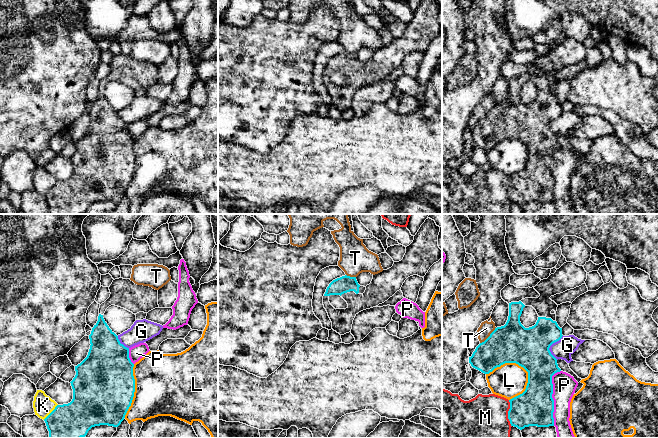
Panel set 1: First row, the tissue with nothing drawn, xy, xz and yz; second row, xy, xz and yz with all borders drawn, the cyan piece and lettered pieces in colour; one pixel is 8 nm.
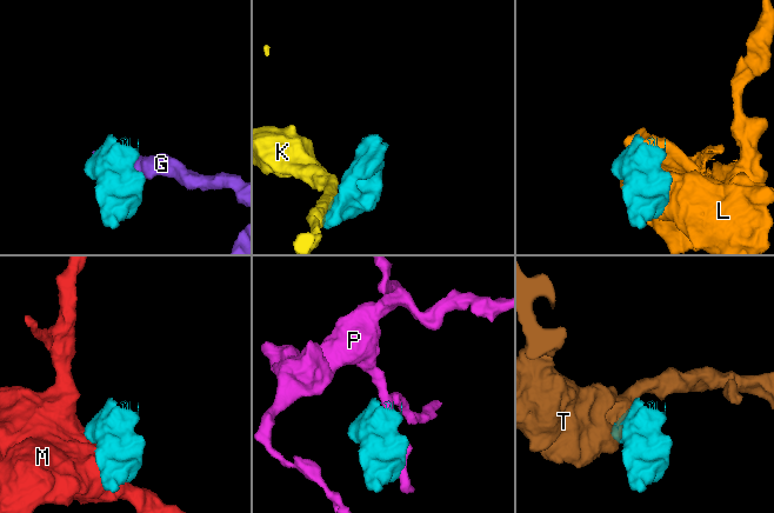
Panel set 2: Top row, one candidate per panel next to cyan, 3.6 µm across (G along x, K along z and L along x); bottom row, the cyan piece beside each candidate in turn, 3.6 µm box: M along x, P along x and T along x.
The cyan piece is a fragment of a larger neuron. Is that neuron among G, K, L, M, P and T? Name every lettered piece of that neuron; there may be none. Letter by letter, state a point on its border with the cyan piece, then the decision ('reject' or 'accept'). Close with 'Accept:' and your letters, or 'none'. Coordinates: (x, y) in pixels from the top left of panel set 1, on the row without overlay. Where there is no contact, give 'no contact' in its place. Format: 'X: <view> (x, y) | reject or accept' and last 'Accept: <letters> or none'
G: yz (550, 121) | reject
K: xy (51, 188) | reject
L: yz (512, 138) | reject
M: yz (508, 189) | reject
P: yz (551, 173) | reject
T: yz (489, 112) | reject
Accept: none

